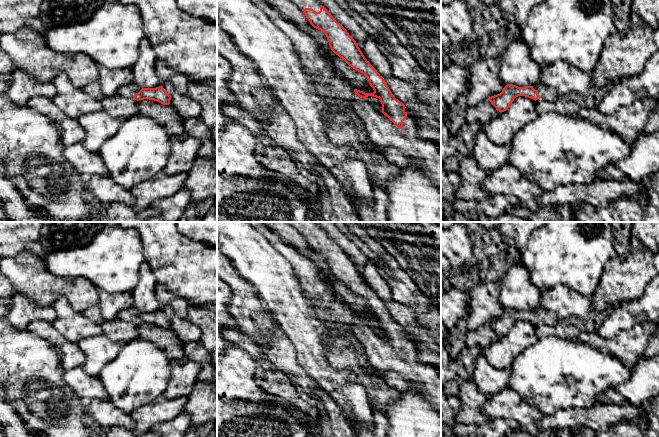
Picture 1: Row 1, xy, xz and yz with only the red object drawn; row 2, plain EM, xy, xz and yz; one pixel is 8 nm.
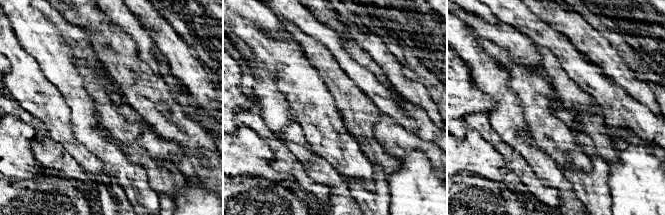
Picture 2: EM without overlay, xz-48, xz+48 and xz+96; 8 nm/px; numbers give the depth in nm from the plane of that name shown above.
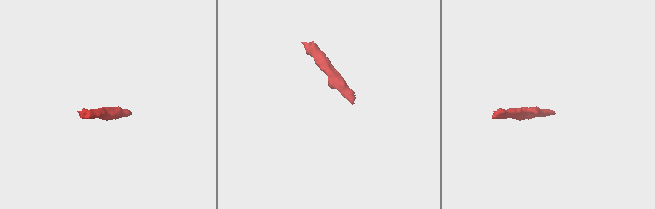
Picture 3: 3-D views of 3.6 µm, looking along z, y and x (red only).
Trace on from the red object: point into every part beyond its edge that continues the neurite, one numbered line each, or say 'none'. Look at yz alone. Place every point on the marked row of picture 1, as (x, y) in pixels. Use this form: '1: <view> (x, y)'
1: yz (547, 93)

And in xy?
1: xy (128, 91)

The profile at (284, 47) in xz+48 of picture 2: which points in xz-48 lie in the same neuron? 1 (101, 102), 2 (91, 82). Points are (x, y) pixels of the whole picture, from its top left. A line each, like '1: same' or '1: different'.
1: different
2: different

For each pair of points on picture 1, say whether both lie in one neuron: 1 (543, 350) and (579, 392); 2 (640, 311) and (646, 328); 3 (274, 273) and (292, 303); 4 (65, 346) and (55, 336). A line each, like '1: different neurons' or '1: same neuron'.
1: same neuron
2: different neurons
3: same neuron
4: same neuron

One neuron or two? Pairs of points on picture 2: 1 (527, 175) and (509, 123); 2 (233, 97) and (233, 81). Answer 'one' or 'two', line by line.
1: two
2: one

